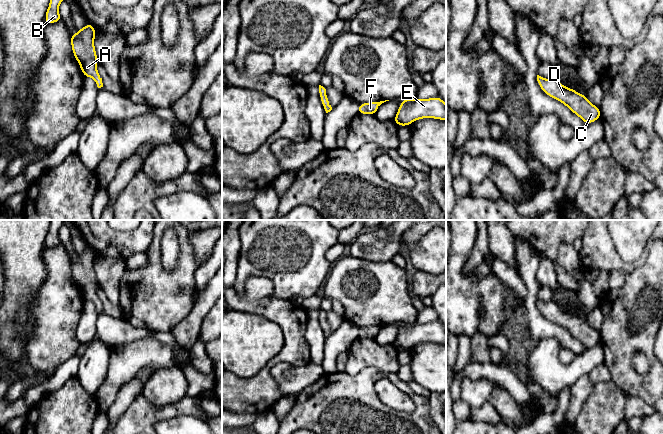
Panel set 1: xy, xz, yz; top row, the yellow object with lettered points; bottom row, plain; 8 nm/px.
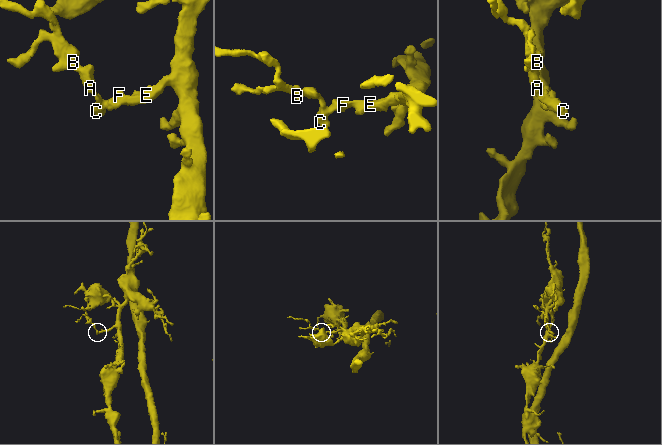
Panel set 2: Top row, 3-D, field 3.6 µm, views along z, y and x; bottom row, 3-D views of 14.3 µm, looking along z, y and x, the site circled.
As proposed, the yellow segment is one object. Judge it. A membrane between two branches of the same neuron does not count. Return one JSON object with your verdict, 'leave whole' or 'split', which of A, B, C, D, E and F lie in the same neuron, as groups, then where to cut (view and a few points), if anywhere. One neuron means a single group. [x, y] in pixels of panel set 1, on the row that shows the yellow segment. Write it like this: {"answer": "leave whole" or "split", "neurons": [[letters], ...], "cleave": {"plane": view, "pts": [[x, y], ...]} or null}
{"answer": "leave whole", "neurons": [["A", "B", "C", "D", "E", "F"]], "cleave": null}

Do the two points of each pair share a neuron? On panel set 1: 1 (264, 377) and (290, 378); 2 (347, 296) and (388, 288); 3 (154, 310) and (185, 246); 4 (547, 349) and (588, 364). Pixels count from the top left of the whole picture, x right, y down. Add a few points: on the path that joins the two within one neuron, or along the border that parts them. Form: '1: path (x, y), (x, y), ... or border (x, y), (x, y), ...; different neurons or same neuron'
1: border (286, 362), (278, 362), (270, 370), (281, 396); different neurons
2: path (357, 291), (378, 291); same neuron
3: path (170, 294), (181, 281), (185, 262); same neuron
4: path (553, 361), (561, 369), (576, 369); same neuron

